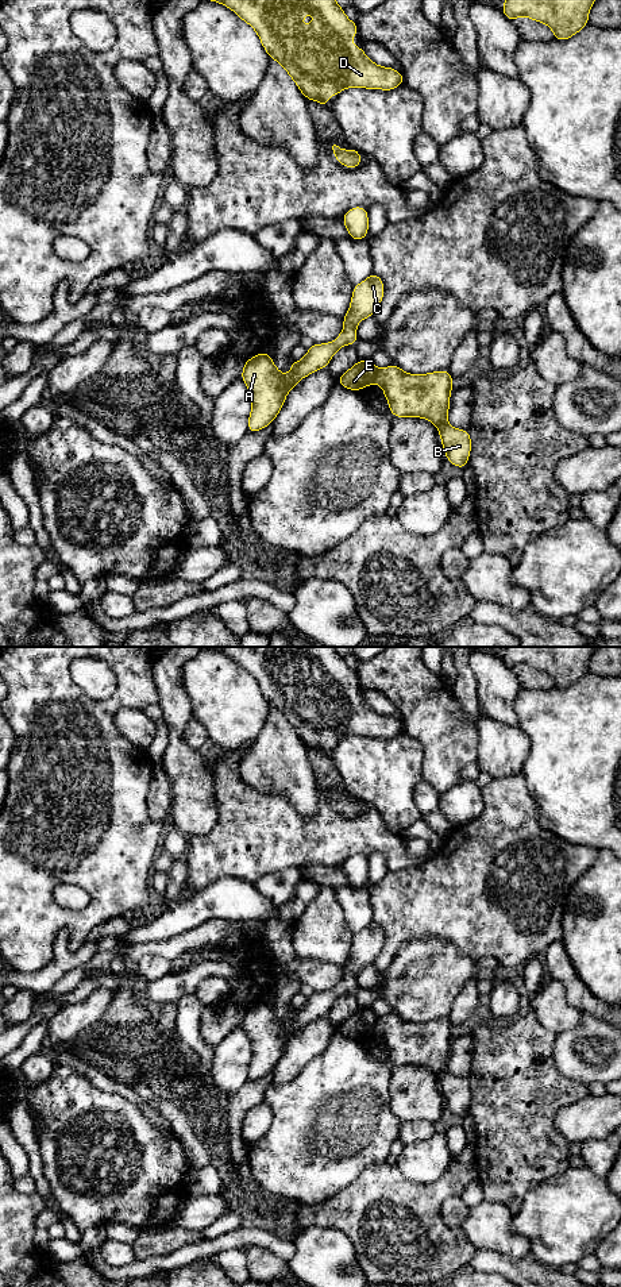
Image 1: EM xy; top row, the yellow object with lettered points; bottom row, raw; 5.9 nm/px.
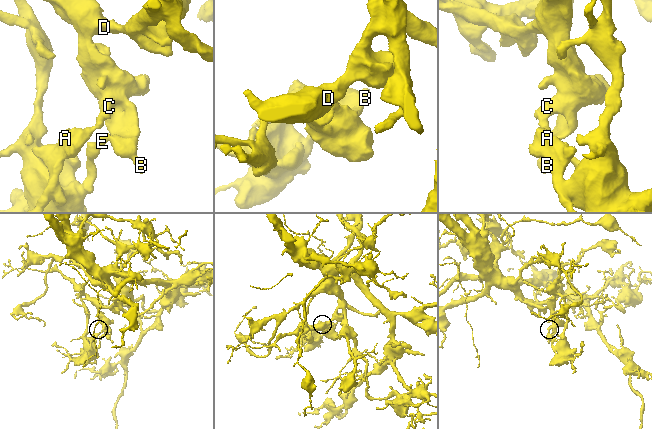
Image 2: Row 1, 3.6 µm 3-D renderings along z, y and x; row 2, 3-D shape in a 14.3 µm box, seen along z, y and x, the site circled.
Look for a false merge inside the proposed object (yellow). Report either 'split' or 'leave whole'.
split

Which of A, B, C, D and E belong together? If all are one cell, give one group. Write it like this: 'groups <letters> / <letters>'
groups A B C D / E

